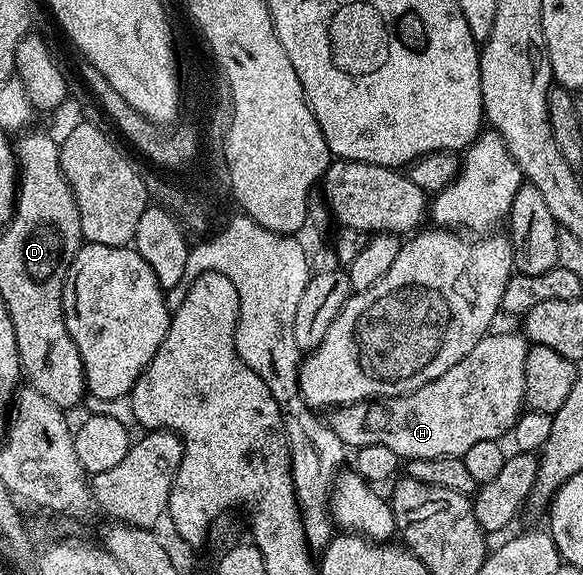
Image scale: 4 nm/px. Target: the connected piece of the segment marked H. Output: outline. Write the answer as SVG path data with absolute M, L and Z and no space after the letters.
M490 332L455 367L451 367L439 379L411 391L406 397L387 397L376 401L360 401L354 405L343 405L332 410L327 417L330 429L339 435L346 447L354 450L371 447L371 443L379 443L379 447L387 447L395 451L399 459L406 462L415 459L439 459L440 457L464 458L475 443L501 441L512 430L514 423L523 412L525 405L525 368L527 355L531 348L520 332Z

